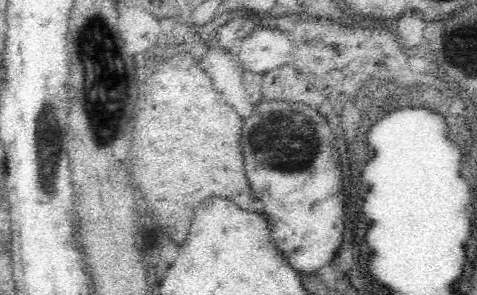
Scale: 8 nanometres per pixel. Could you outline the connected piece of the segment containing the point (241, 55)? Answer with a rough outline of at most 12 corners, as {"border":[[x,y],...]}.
{"border":[[254,28],[238,48],[248,70],[262,75],[294,64],[280,30]]}

